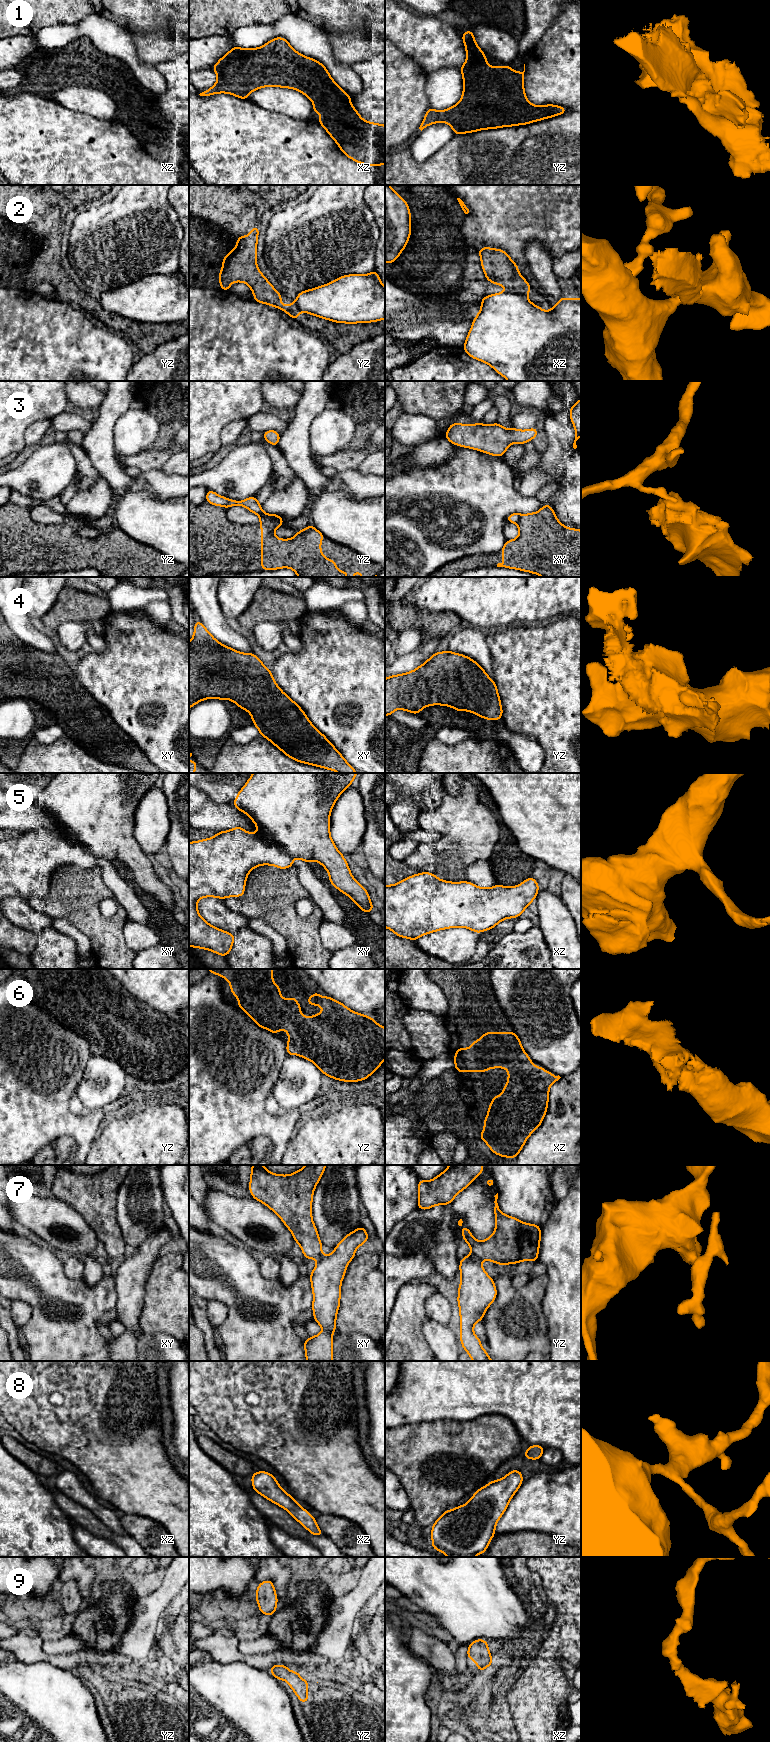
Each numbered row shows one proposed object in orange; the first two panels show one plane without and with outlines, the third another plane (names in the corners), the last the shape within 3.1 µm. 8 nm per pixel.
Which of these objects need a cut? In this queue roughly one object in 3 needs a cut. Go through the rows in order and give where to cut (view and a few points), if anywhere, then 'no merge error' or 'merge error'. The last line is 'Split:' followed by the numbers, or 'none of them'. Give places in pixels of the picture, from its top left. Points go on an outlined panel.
1: no cut; no merge error
2: cut in xz along (507, 290), (525, 296); merge error
3: cut in yz along (272, 515), (261, 517); merge error
4: no cut; no merge error
5: no cut; no merge error
6: no cut; no merge error
7: cut in yz along (470, 1254), (479, 1261); merge error
8: no cut; no merge error
9: no cut; no merge error
Split: 2, 3, 7

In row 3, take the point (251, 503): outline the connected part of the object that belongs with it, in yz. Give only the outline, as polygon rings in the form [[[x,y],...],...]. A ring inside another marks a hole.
[[[208,490],[206,492],[206,501],[209,504],[215,505],[215,506],[222,506],[224,508],[229,508],[231,506],[244,506],[252,513],[263,517],[263,516],[272,516],[271,514],[266,514],[263,512],[261,504],[257,501],[256,496],[249,497],[242,501],[237,500],[231,500],[226,497],[222,497],[215,493],[212,490]]]

